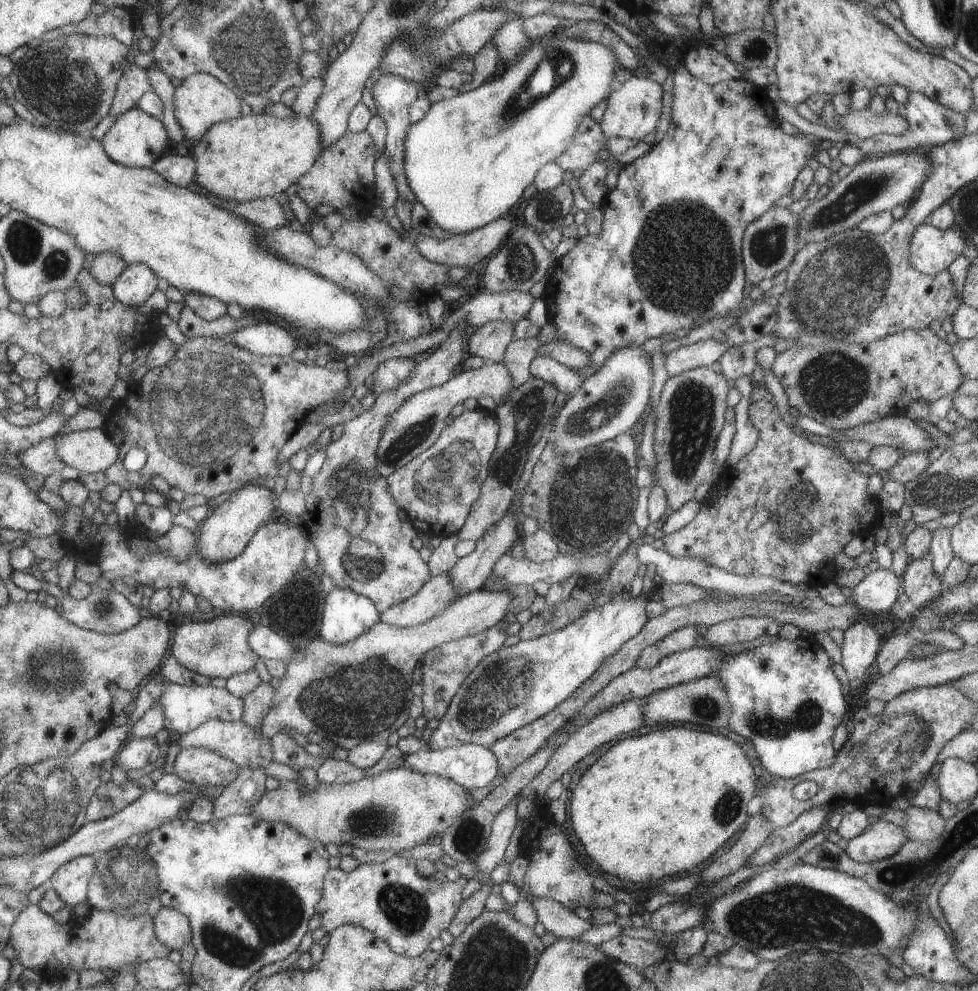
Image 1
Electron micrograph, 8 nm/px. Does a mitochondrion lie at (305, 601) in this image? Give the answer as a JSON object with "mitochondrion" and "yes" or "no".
{"mitochondrion":"no"}

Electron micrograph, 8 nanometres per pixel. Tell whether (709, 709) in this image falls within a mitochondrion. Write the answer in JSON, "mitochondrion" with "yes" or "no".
{"mitochondrion":"yes"}

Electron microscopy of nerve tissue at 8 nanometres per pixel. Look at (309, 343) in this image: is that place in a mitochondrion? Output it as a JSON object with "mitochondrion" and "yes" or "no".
{"mitochondrion":"no"}

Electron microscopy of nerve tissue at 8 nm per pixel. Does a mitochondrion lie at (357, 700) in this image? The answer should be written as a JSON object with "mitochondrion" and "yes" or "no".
{"mitochondrion":"yes"}

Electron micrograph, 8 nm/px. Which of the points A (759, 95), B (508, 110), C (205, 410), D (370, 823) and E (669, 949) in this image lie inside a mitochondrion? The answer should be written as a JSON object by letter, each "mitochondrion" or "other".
{"A":"other","B":"mitochondrion","C":"mitochondrion","D":"mitochondrion","E":"other"}

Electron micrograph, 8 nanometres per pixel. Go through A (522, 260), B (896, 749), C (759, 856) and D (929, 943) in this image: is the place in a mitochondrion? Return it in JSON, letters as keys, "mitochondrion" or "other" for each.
{"A":"mitochondrion","B":"mitochondrion","C":"other","D":"other"}

